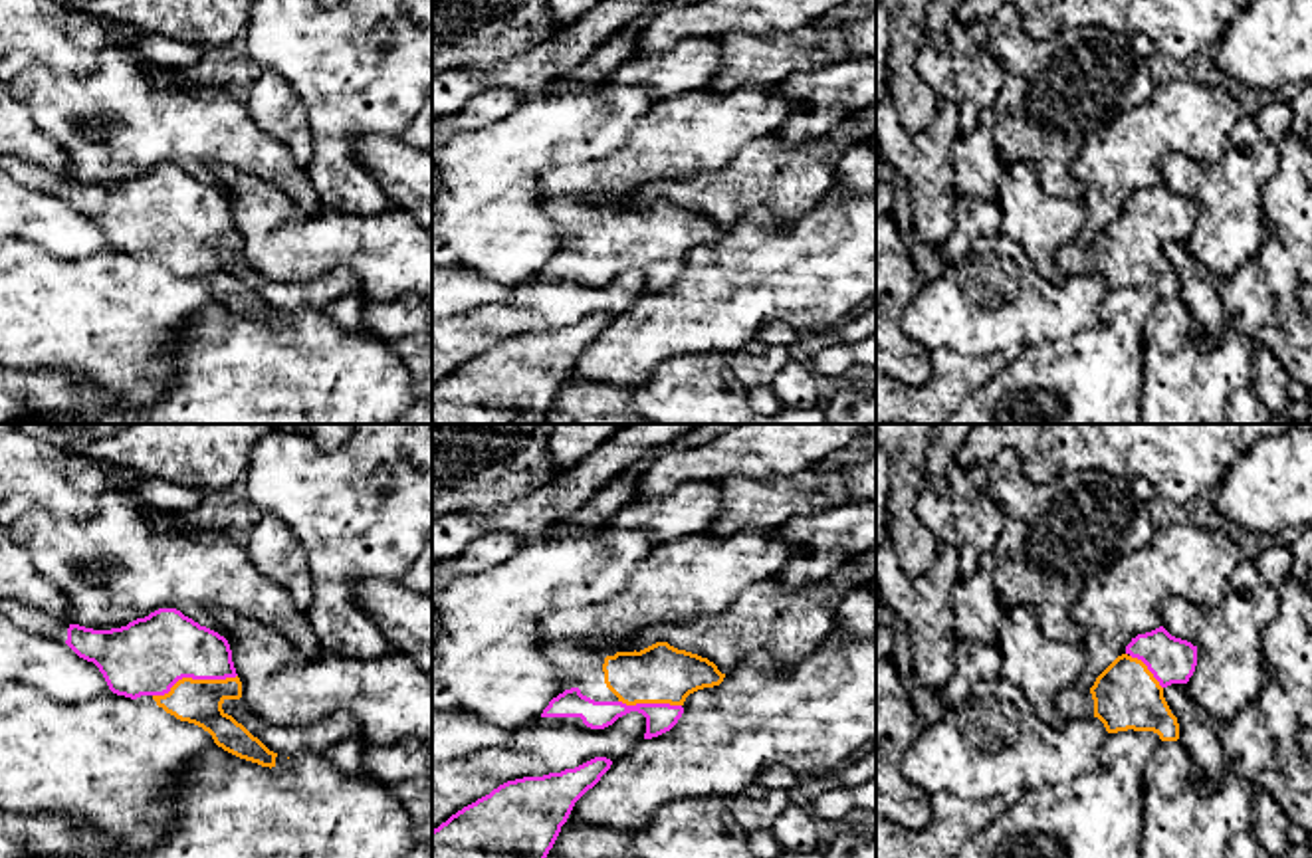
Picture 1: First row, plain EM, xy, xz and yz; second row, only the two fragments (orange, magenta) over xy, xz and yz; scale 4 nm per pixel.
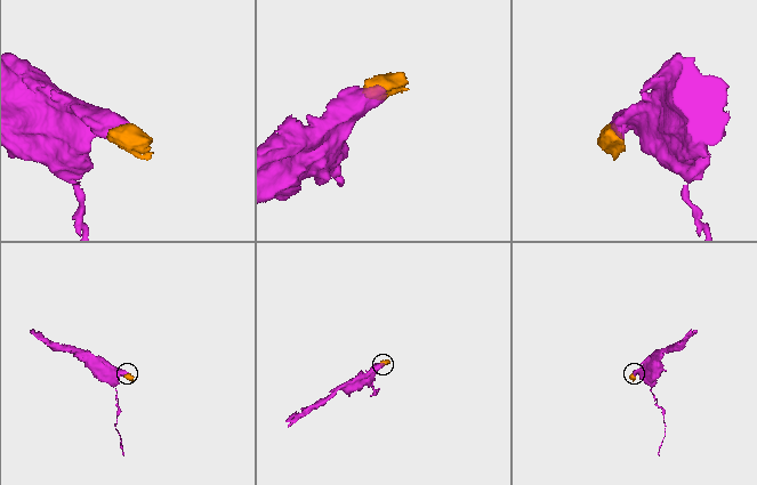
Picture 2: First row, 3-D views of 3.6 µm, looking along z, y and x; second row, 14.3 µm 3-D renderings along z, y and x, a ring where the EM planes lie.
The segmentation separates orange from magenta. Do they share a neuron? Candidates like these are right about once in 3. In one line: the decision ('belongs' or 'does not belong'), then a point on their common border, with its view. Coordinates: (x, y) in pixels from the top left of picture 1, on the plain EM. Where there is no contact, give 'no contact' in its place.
belongs; meets orange in xy at (195, 236)

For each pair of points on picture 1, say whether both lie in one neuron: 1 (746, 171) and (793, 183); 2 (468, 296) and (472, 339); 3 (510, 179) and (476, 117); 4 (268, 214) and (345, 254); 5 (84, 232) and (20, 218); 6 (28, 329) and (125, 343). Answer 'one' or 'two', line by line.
1: one
2: two
3: two
4: one
5: one
6: one

